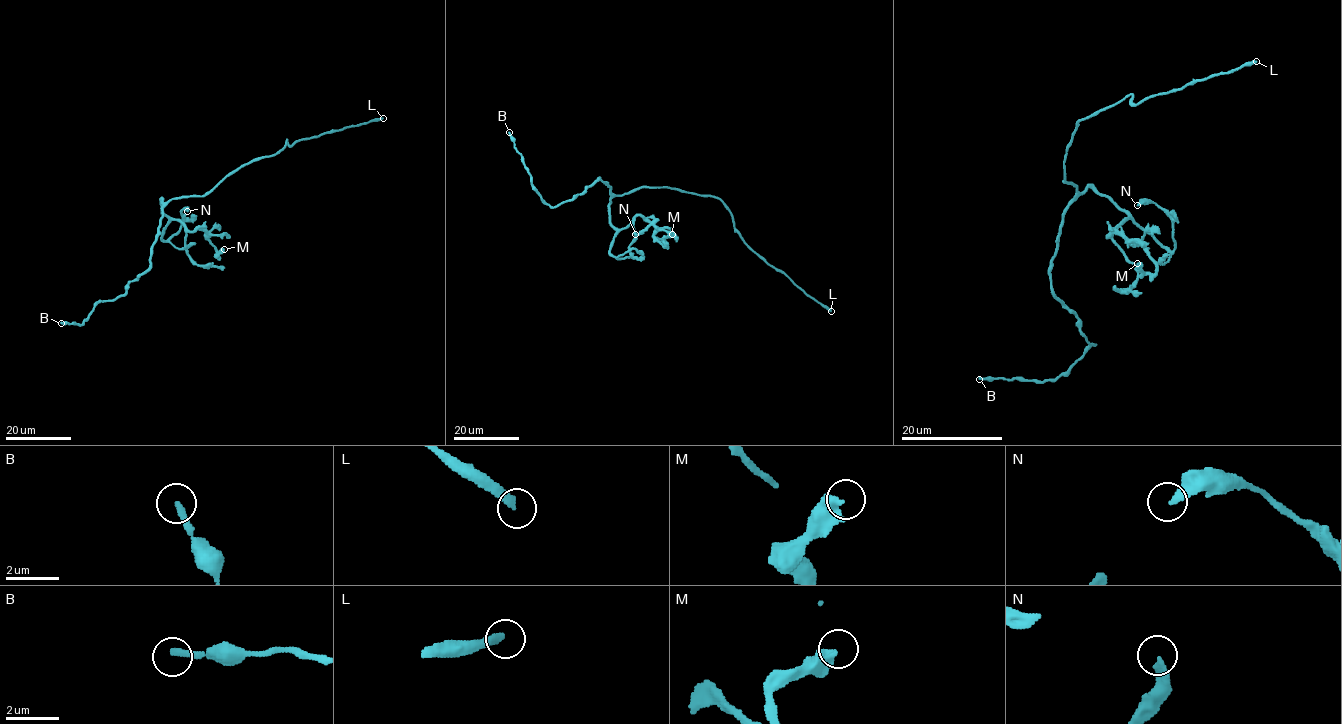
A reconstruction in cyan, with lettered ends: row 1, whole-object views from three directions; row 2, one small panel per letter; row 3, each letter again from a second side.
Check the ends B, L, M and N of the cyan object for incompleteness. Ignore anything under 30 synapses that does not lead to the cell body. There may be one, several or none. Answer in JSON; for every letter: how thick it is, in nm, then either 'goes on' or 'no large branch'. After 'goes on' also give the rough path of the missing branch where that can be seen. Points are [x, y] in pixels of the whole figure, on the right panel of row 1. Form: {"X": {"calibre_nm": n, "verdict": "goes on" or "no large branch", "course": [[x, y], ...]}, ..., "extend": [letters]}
{"B": {"calibre_nm": 240, "verdict": "no large branch"}, "L": {"calibre_nm": 280, "verdict": "goes on", "course": [[1256, 61], [1289, 42], [1065, 6], [1027, 68], [1018, 106], [1044, 186], [1079, 219], [1106, 171], [1093, 130]]}, "M": {"calibre_nm": 480, "verdict": "no large branch"}, "N": {"calibre_nm": 260, "verdict": "no large branch"}, "extend": ["L"]}

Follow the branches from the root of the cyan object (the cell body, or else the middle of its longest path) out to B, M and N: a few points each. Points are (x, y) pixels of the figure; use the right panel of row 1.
B: (1064, 181), (1077, 186), (1077, 195), (1050, 263), (1051, 291), (1095, 343), (1054, 379), (979, 379)
M: (1064, 181), (1079, 192), (1093, 187), (1129, 215), (1107, 237), (1120, 233), (1138, 243), (1156, 272), (1137, 263)
N: (1064, 181), (1077, 186), (1079, 192), (1093, 187), (1107, 195), (1172, 251), (1171, 218), (1153, 202), (1137, 205)

